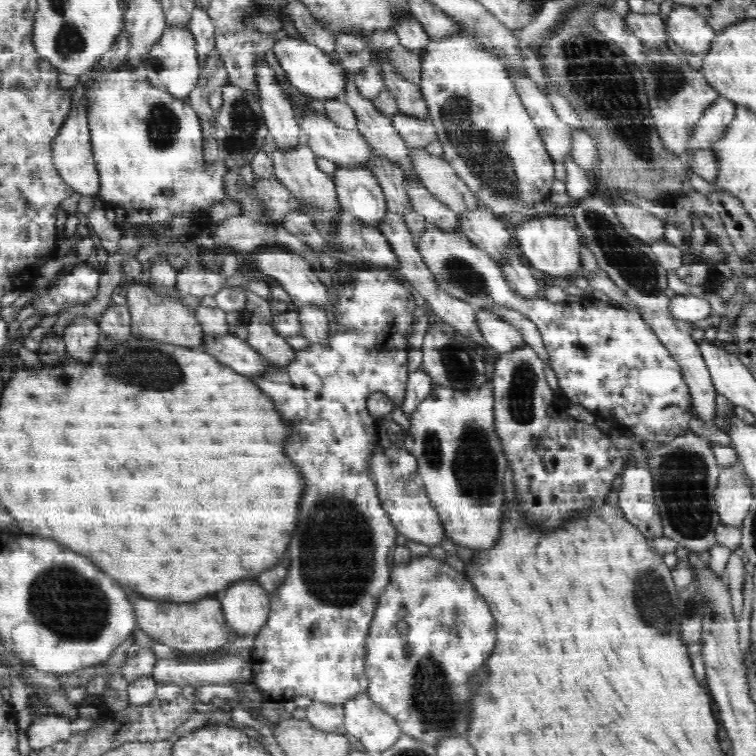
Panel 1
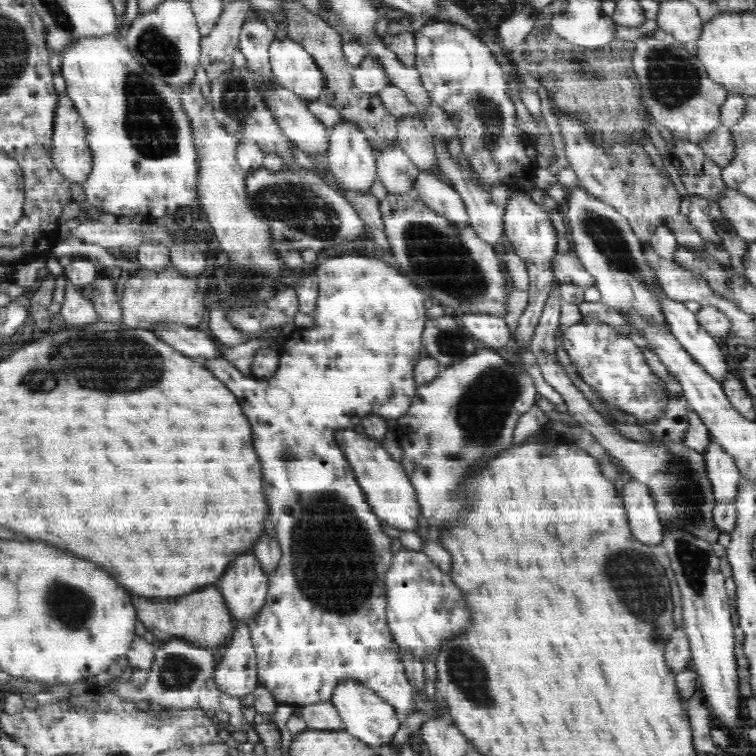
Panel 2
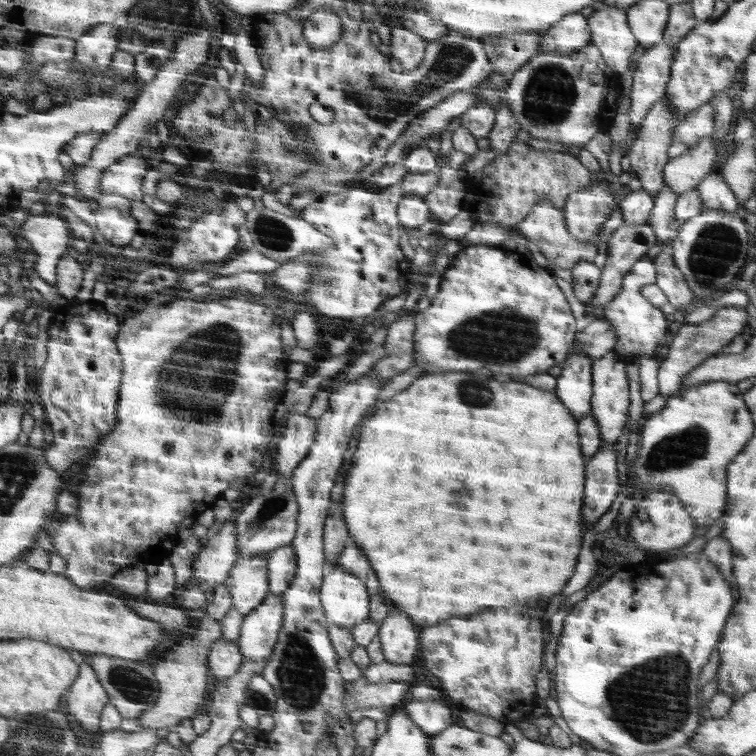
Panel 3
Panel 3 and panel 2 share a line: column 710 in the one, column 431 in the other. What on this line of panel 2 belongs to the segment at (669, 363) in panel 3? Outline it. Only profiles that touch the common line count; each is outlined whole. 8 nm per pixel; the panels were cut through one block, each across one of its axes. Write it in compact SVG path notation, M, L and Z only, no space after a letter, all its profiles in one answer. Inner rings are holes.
M448 315L426 319L422 344L428 356L438 360L442 368L466 354L468 346L463 346L464 342L466 334L462 332L459 319Z

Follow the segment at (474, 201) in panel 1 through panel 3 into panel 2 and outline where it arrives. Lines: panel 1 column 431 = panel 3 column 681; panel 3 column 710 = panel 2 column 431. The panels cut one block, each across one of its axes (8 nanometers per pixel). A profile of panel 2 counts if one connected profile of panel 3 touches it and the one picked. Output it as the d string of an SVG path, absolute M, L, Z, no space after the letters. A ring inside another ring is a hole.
M417 114L397 119L397 142L422 173L437 169L435 141Z

